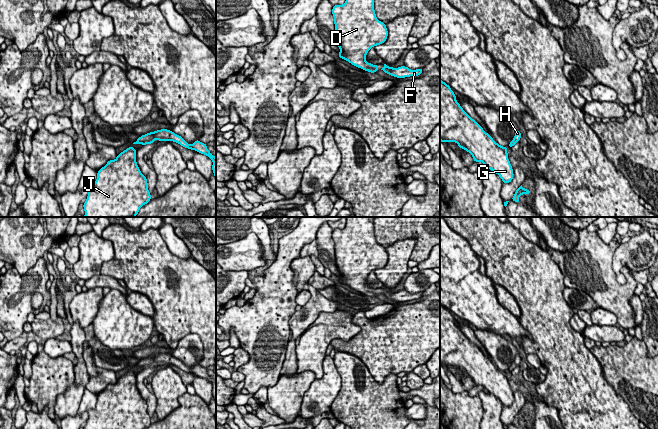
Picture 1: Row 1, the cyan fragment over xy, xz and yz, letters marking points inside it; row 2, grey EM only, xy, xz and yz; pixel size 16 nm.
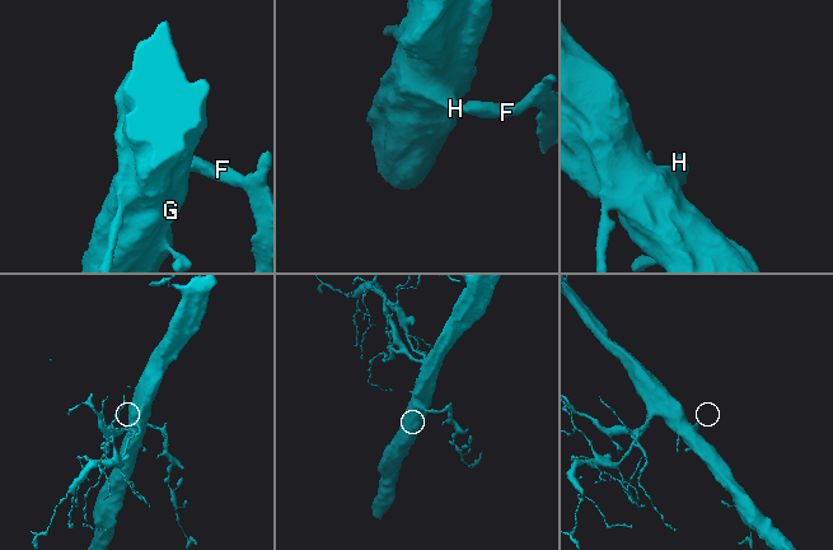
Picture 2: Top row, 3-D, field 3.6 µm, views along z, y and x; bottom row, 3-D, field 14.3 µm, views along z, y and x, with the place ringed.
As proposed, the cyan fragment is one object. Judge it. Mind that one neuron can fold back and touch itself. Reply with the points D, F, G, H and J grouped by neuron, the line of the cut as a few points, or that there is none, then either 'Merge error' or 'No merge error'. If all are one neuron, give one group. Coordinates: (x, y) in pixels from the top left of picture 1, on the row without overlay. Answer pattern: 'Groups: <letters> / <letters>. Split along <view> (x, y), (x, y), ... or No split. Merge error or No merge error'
Groups: D F G H J. No split. No merge error

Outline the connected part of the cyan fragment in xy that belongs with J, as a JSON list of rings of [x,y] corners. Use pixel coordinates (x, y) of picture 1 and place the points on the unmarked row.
[[[128,371],[115,384],[98,394],[95,408],[88,411],[83,429],[145,429],[150,426],[147,402],[136,386],[136,374]]]

